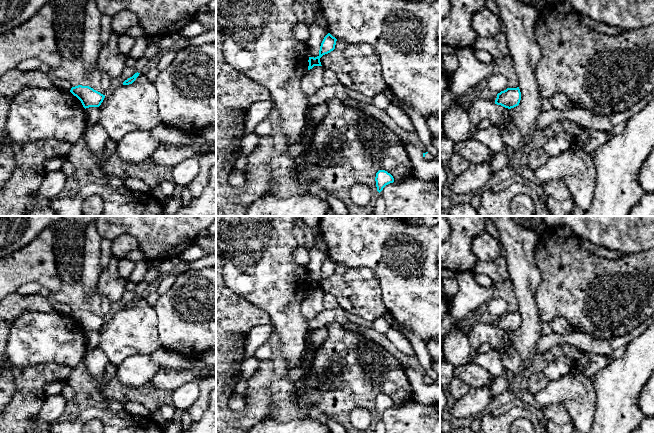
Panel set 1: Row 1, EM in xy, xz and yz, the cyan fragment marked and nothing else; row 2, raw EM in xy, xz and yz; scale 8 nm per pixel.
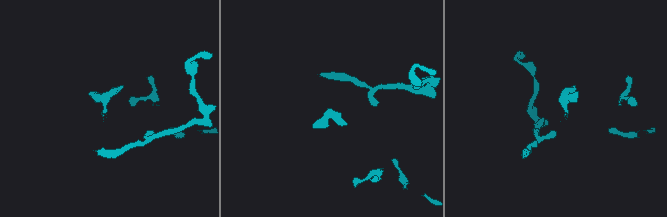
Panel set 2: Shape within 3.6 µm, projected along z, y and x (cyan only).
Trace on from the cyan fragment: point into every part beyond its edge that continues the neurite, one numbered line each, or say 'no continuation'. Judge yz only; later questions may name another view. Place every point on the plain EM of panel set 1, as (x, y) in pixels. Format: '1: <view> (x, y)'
no continuation

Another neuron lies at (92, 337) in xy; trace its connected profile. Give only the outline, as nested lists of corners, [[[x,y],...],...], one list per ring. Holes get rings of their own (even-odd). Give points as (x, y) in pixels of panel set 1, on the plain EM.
[[[89,331],[85,333],[87,351],[96,348],[99,344],[99,331]]]

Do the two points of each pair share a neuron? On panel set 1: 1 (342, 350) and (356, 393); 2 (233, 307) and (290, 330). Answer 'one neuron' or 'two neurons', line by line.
1: one neuron
2: two neurons

